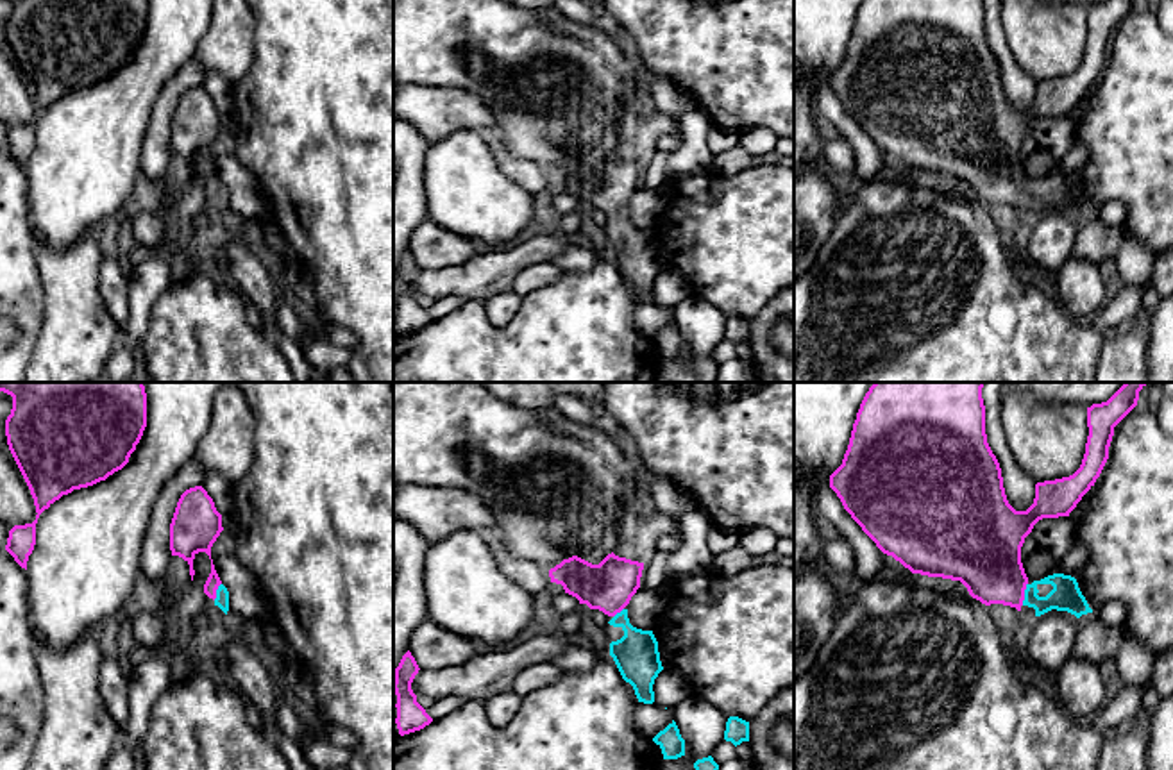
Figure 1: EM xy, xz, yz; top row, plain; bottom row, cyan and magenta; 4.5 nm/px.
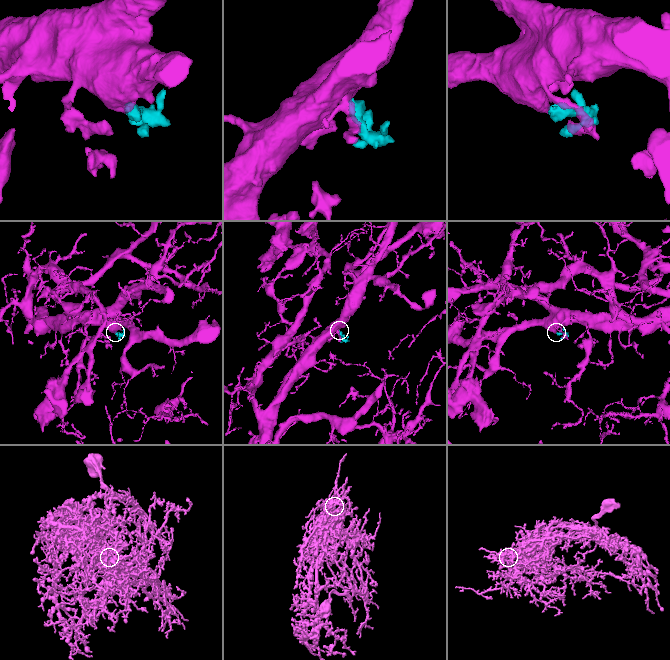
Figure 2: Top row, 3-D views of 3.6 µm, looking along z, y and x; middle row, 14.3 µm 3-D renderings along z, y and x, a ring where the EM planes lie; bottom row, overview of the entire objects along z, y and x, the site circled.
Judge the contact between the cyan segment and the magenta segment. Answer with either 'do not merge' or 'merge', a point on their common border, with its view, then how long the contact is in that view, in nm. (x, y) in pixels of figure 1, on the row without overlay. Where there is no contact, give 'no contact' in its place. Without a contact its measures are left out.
merge; meets cyan in yz at (1025, 193); contact 110 nm long

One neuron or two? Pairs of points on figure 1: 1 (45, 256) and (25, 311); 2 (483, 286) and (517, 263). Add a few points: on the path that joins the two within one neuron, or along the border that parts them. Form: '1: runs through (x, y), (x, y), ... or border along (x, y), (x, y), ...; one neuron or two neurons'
1: border along (33, 238), (45, 313); two neurons
2: runs through (492, 277), (508, 263); one neuron

